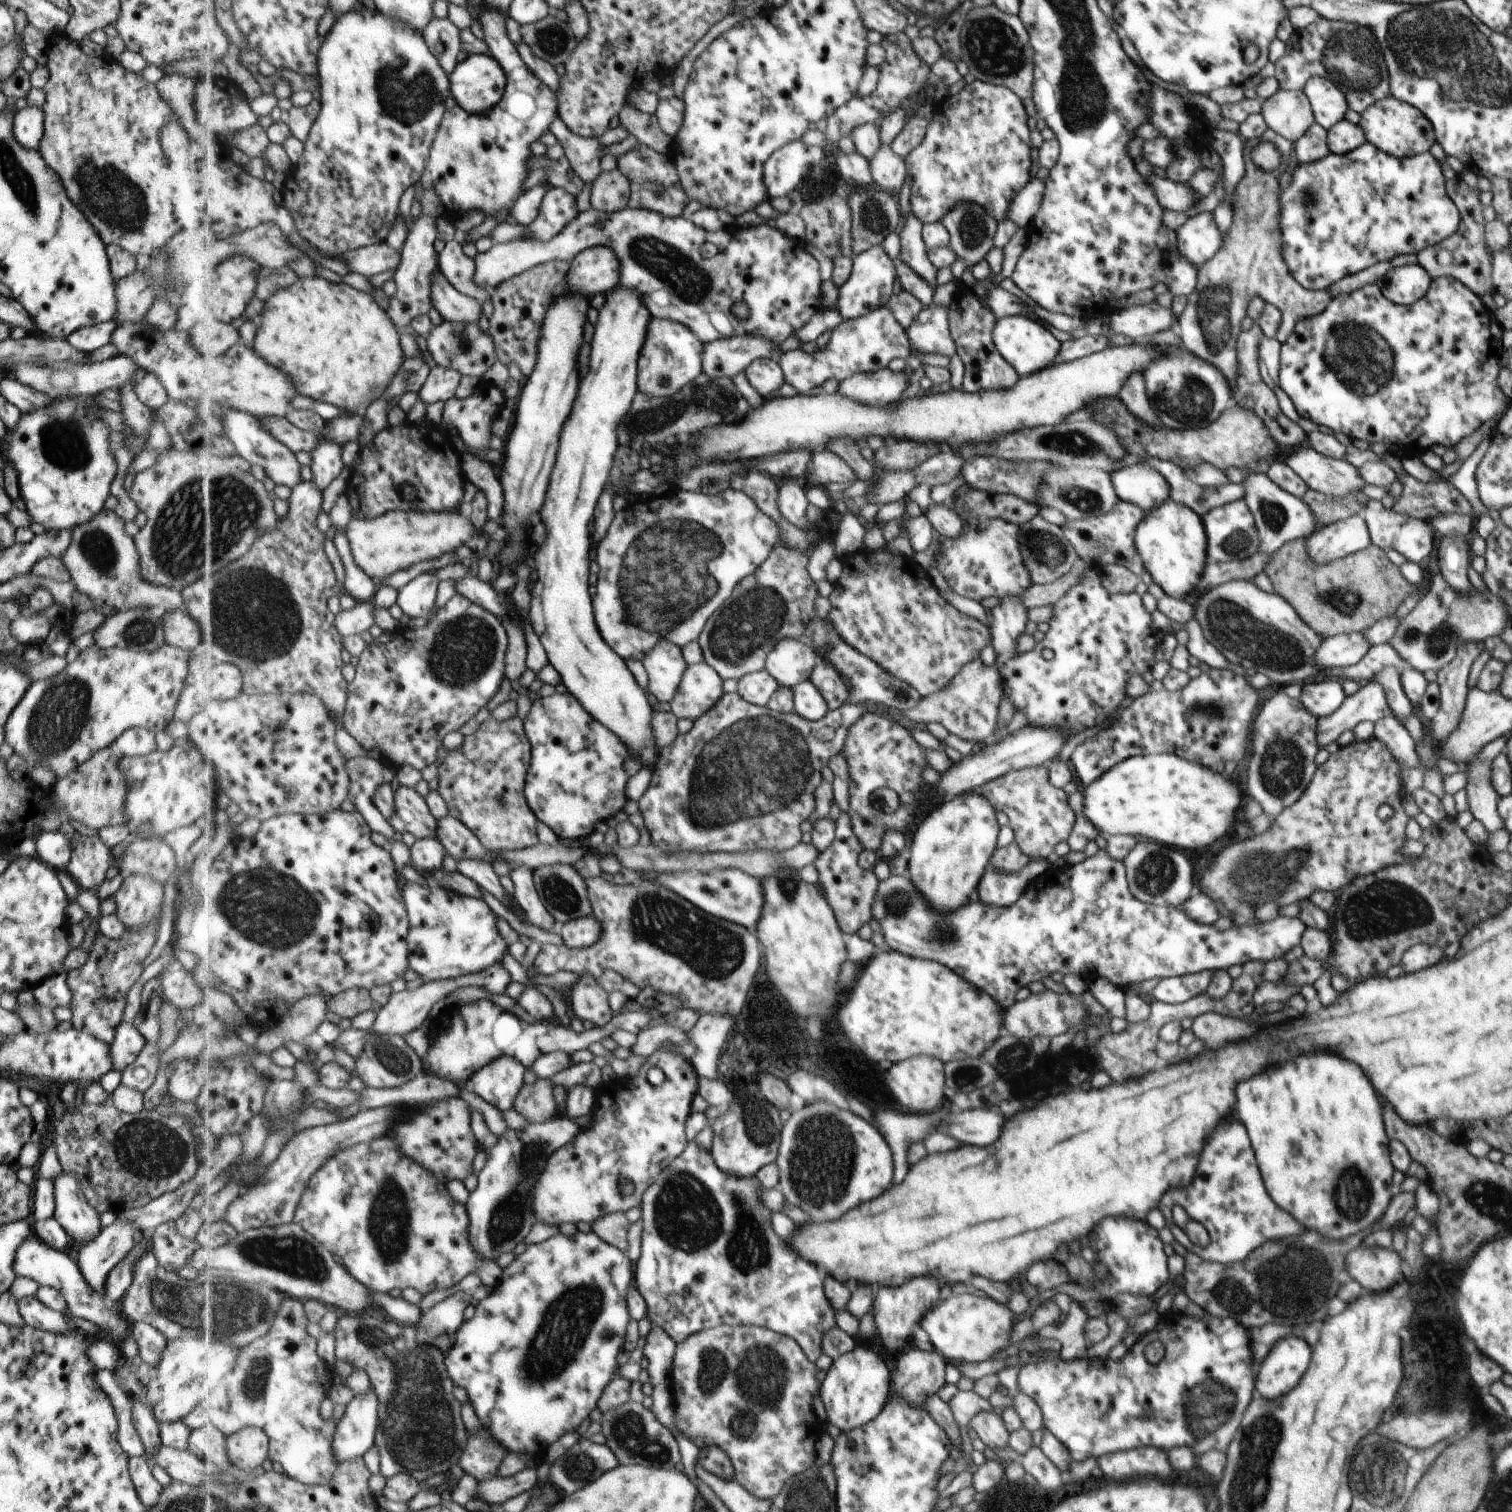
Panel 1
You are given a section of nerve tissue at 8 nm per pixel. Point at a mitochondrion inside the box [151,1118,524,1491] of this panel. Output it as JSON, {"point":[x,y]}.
{"point":[420,1432]}

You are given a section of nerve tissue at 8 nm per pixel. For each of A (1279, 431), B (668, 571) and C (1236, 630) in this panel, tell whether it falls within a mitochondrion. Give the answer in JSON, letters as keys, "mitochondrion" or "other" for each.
{"A":"other","B":"mitochondrion","C":"mitochondrion"}

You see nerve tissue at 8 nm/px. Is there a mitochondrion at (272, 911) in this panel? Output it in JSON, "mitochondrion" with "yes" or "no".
{"mitochondrion":"yes"}

